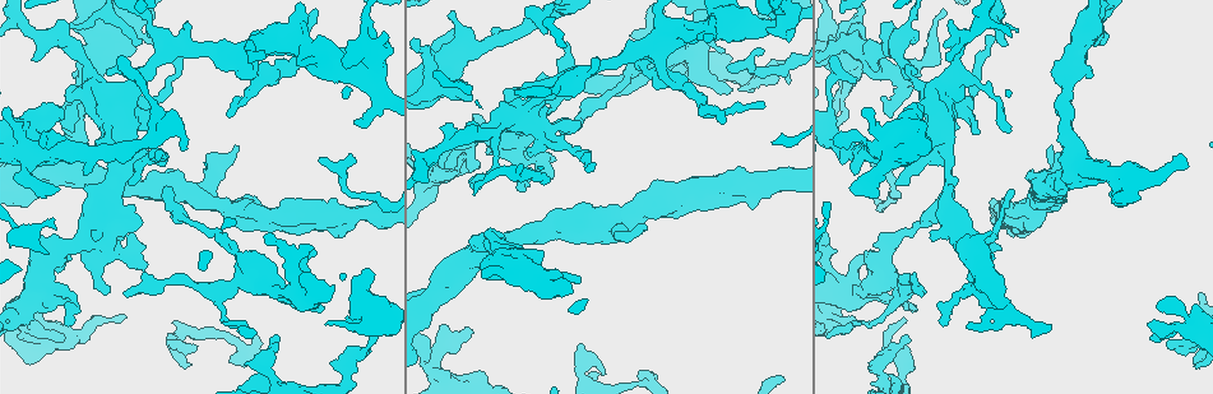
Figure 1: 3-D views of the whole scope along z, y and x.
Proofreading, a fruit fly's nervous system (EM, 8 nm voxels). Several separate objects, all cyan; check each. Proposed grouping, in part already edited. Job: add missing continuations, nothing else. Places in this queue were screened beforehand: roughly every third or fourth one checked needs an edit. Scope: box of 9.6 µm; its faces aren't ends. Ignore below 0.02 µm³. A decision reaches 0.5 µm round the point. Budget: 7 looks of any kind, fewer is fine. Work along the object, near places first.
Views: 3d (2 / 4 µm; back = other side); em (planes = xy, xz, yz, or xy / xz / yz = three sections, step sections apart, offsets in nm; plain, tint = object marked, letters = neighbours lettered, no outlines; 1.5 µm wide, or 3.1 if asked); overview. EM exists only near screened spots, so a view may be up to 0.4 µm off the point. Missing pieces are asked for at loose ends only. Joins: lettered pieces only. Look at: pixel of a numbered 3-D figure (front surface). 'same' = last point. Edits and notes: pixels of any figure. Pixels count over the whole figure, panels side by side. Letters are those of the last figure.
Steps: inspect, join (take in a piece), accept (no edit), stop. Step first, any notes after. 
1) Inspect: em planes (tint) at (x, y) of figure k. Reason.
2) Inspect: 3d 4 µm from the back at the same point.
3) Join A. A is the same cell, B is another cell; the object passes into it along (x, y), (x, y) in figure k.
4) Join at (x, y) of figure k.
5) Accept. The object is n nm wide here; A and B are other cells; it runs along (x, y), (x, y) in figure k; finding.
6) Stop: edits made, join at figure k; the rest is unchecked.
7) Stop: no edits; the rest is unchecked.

Inspect: em planes (letters) at (236, 363) of figure 1. Branch stops here.

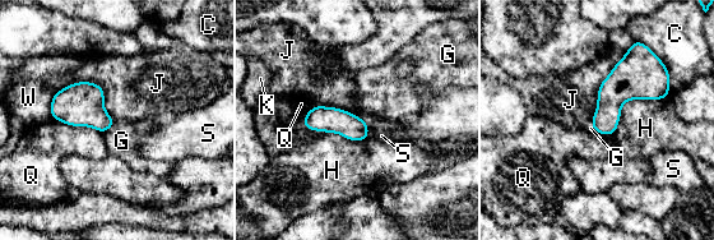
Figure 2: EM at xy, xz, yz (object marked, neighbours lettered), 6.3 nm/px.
Accept. The longest contact is with J, 420 nm; C, G, H, J, K, Q, S and W are other cells; a border runs along (332, 106), (315, 105), (302, 127) in figure 2; none of them fits.

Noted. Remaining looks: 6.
Inspect: em planes (plain) at (646, 230) of figure 1. An open end.

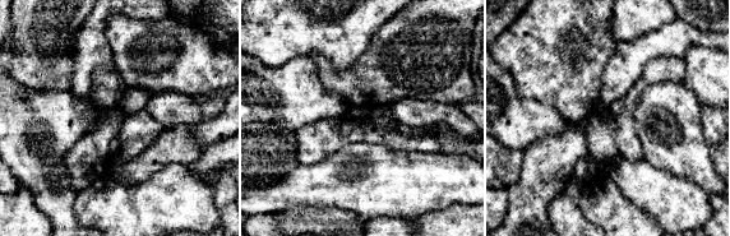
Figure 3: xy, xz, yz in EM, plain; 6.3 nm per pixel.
Inspect: em planes (tint) at the same point.

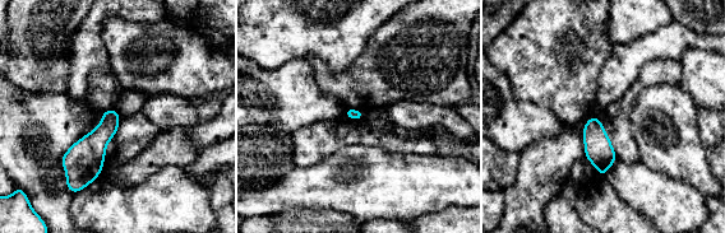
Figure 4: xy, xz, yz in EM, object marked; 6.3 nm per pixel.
Inspect: em planes (letters) at the same point. See the neighbours.

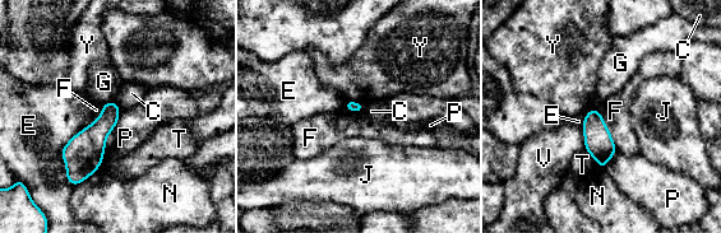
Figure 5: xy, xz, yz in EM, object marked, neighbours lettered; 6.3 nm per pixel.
Accept. C, E, F, G, J, N, P, T, V and Y are other cells; a border runs along (597, 107), (618, 150) in figure 5; no lettered piece goes on from it.

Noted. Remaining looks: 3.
Inspect: 3d 4 µm at (74, 75) of figure 1. Free end.

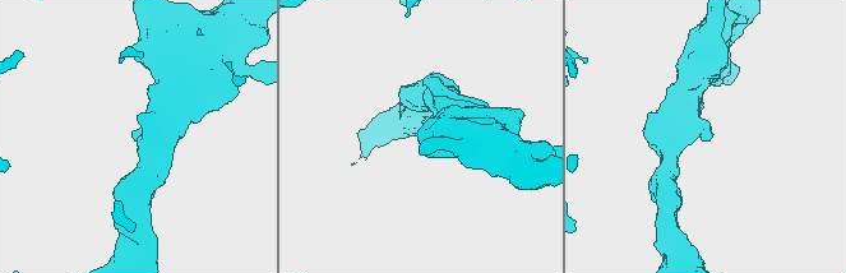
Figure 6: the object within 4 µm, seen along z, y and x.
Inspect: em planes (plain) at (135, 136) of figure 6.

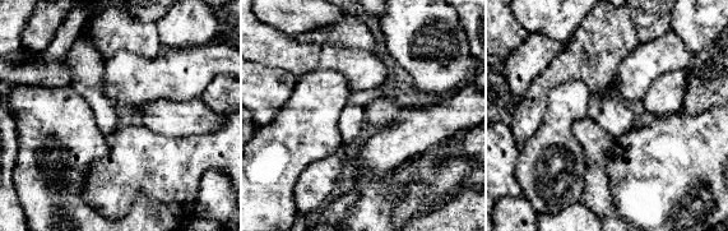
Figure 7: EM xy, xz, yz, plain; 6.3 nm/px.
Inspect: em planes (letters) at the same point.

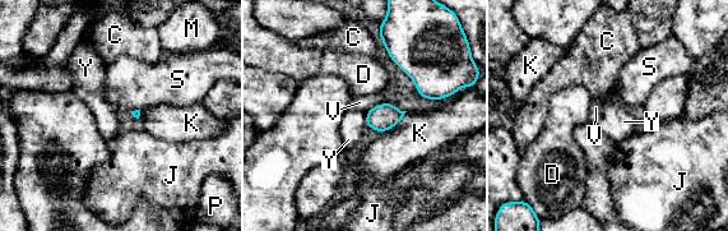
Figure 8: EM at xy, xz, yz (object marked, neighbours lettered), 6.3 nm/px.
Accept. C, D, J, K, M, P, S, V and Y are other cells; no lettered piece goes on from it.

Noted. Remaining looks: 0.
Stop: no edits; the rest is unchecked.

